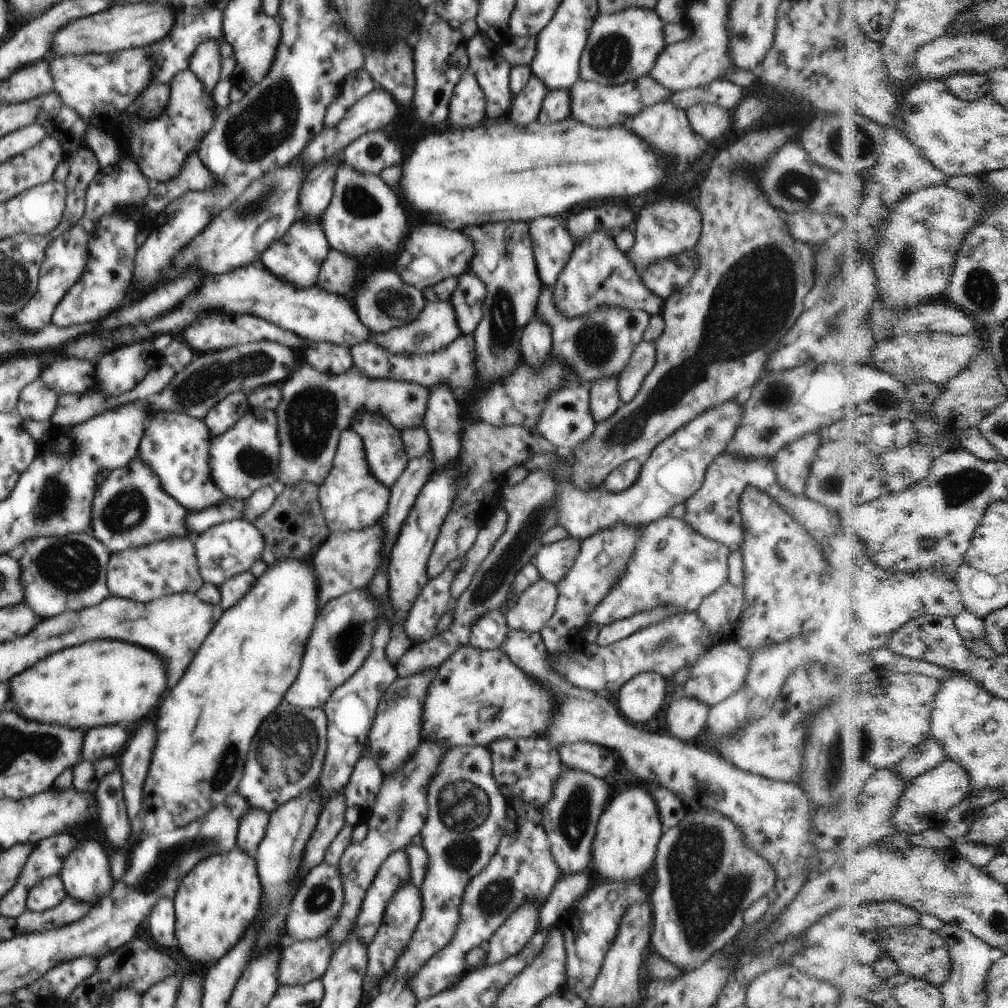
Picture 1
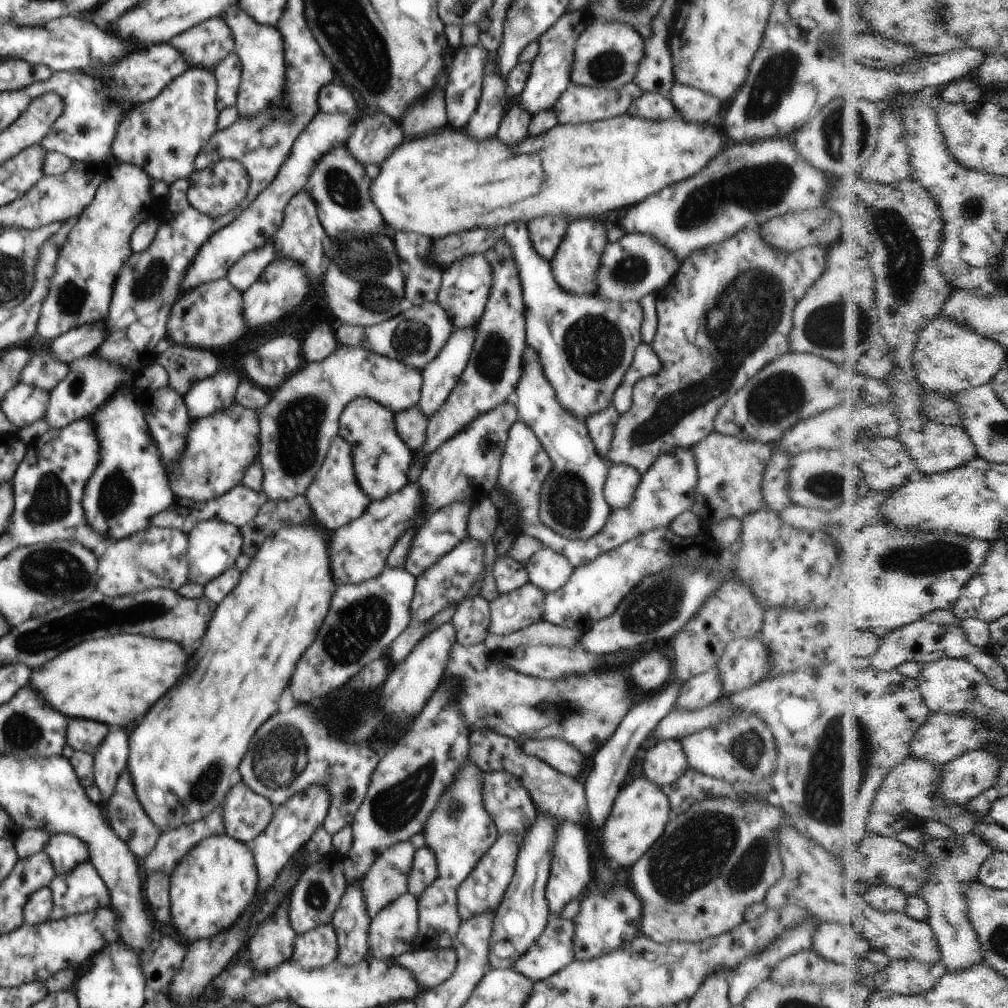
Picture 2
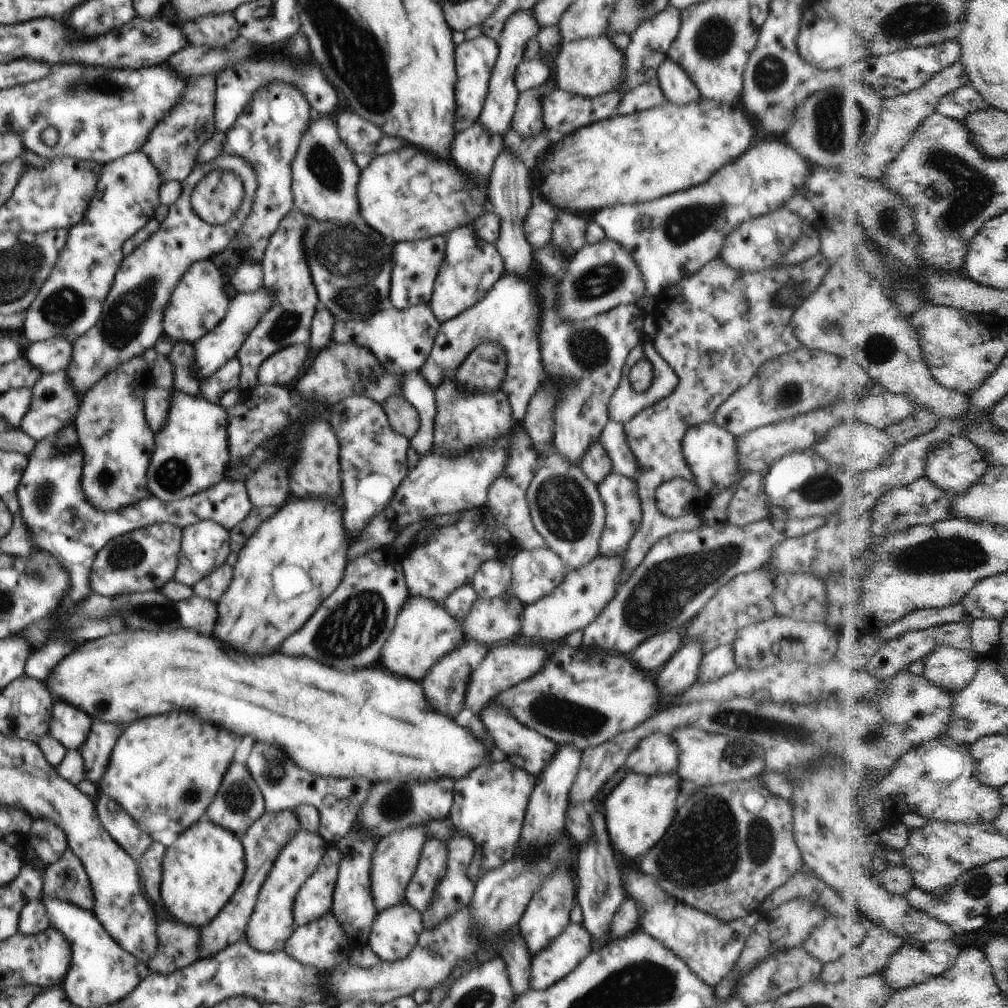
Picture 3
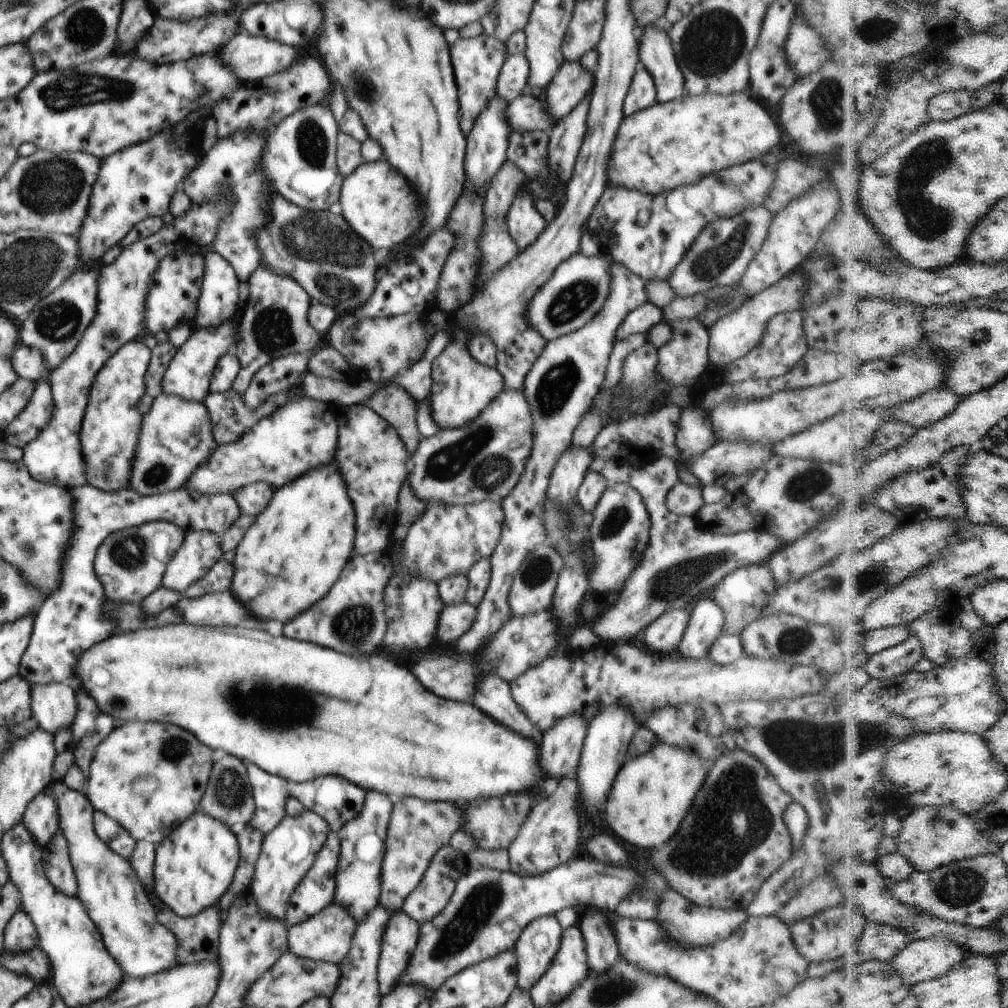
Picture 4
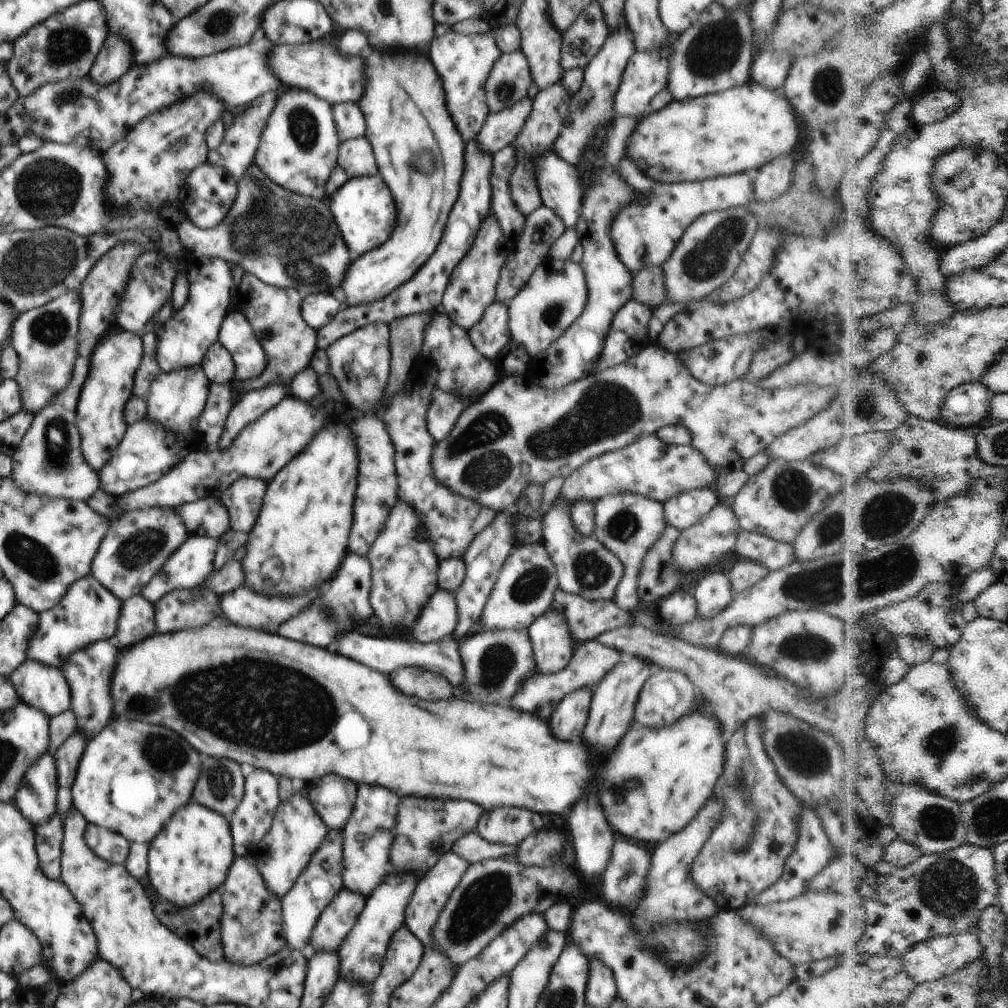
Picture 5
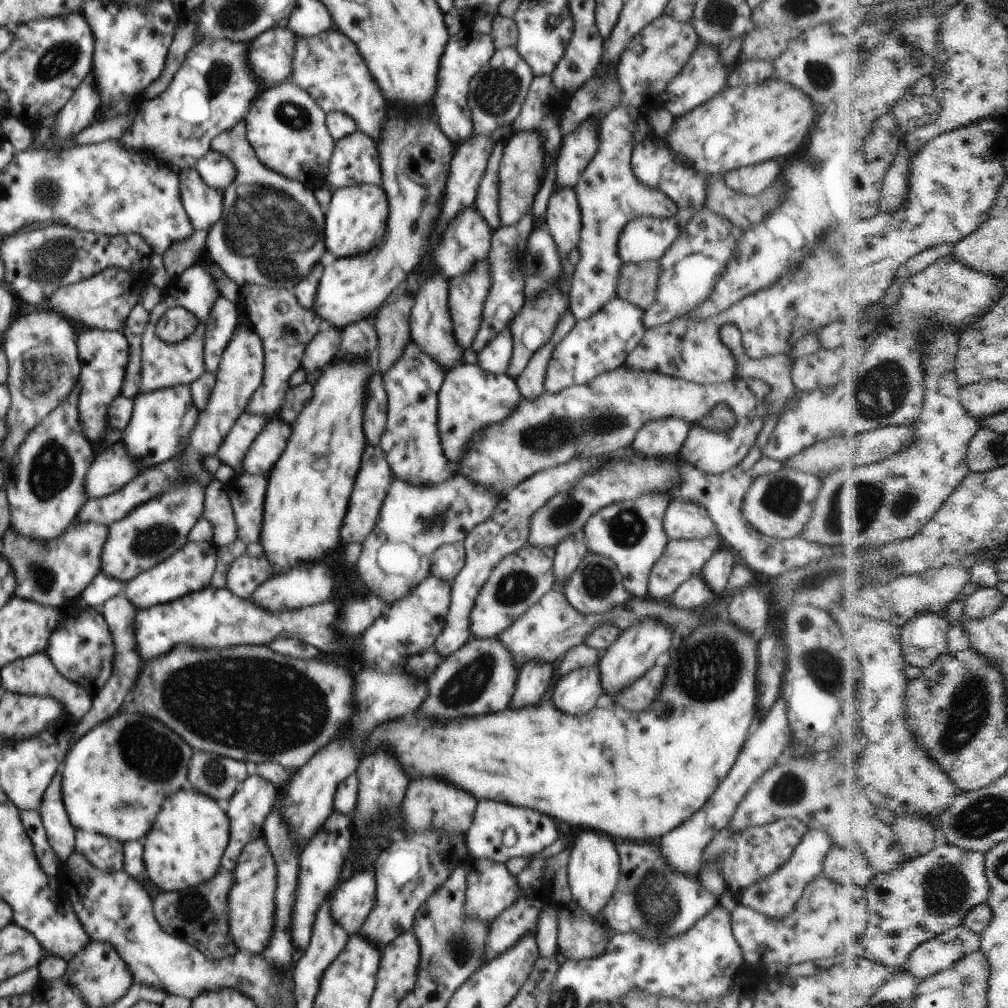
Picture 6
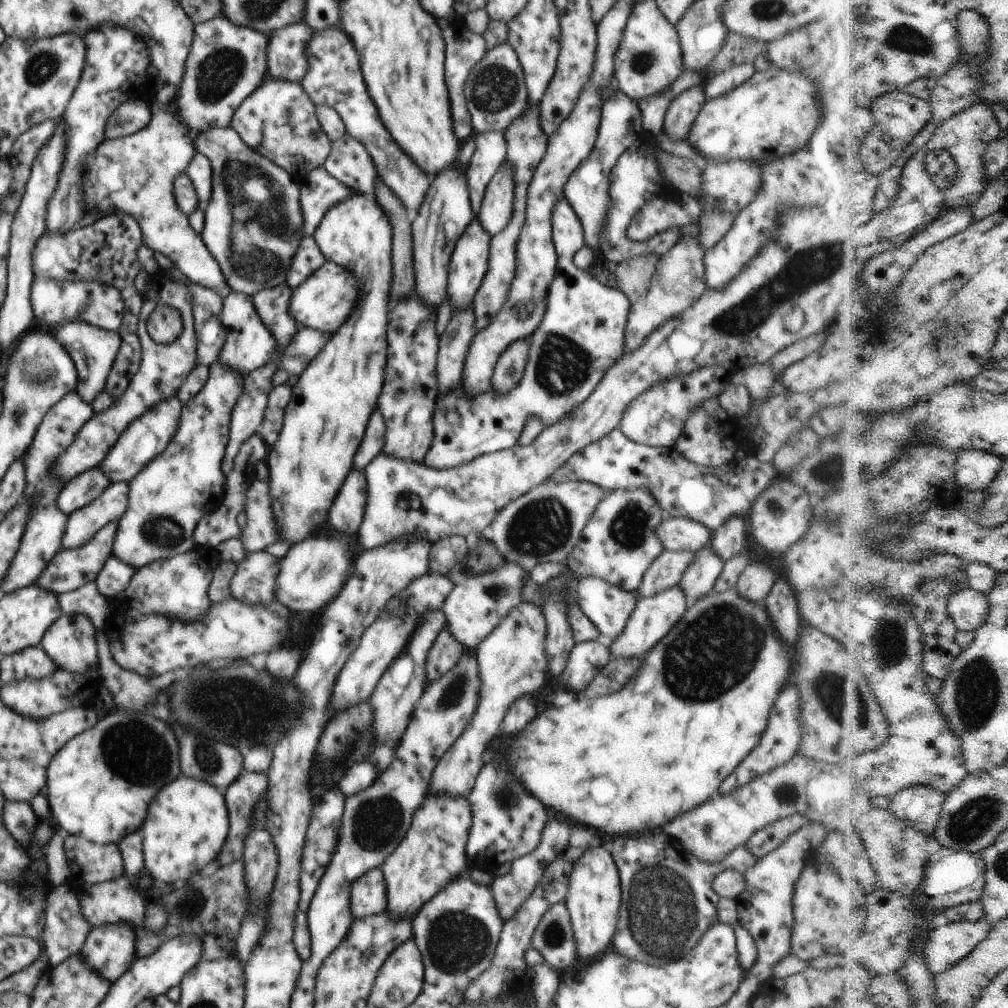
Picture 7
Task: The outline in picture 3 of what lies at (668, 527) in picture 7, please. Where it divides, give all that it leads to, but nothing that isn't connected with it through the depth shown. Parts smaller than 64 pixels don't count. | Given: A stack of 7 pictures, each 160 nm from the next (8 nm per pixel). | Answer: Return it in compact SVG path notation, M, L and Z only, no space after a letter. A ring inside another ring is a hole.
M684 478L668 480L656 490L656 507L670 518L687 514L702 516L710 504L711 498L706 497L695 482Z

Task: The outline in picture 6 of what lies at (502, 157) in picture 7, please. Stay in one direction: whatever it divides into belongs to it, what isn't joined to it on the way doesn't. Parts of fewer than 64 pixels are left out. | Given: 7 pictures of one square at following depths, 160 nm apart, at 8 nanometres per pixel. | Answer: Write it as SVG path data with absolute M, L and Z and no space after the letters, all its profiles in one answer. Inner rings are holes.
M504 141L494 144L494 152L488 160L488 168L484 172L484 178L480 180L480 188L476 196L476 208L490 224L493 232L502 227L498 218L498 164L502 158L502 144Z

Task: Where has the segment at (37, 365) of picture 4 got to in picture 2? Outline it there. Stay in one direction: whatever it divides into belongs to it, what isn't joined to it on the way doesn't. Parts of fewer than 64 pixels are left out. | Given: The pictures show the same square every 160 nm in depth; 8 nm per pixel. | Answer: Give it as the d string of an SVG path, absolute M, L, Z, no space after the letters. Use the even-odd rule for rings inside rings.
M104 321L86 323L55 338L52 342L52 352L62 362L70 364L80 356L95 354L98 346L104 342L104 336L106 336Z

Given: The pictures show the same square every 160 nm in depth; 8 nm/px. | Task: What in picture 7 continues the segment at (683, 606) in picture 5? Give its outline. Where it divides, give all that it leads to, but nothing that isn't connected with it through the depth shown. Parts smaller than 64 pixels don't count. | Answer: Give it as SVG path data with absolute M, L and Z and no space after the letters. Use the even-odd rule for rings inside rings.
M710 545L695 552L694 558L678 584L685 594L688 607L714 592L724 564L724 561L711 550Z

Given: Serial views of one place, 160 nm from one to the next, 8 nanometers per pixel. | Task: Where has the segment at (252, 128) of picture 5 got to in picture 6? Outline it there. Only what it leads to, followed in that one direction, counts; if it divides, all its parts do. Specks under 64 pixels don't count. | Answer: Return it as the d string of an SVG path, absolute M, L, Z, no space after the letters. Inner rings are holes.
M208 152L198 164L198 174L204 178L204 182L216 190L224 190L228 184L232 184L236 176L236 166L226 156L220 156L218 152Z

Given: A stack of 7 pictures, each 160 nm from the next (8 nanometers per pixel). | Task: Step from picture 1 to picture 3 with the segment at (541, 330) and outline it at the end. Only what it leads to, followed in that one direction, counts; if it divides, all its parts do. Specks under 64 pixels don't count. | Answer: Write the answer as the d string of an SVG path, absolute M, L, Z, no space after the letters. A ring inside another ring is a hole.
M552 444L527 489L528 512L534 530L546 540L547 547L565 562L569 572L586 568L598 555L598 542L604 532L606 512L596 484L588 480L580 466L572 466Z

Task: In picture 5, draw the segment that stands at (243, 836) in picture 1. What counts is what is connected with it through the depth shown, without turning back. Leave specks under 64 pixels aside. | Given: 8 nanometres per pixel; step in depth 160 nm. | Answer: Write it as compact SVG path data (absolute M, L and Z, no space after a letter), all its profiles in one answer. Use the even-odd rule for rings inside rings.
M204 756L192 798L230 822L245 791L245 777L240 765L234 760L216 760Z

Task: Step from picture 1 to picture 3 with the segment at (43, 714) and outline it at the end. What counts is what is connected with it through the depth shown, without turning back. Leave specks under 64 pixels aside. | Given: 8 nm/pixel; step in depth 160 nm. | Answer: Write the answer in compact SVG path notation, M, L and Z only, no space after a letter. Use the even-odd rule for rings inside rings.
M194 630L128 632L128 634L110 634L106 638L88 640L80 643L80 646L74 652L70 652L68 656L64 656L64 660L52 670L52 676L48 676L48 680L44 684L47 690L54 695L54 698L68 700L69 704L74 704L76 708L80 708L85 714L88 714L90 719L114 722L114 724L130 724L130 722L136 722L136 720L146 718L146 716L156 716L156 714L164 714L164 712L170 712L170 710L182 710L182 708L192 710L192 706L194 706L194 712L208 722L220 724L220 726L228 728L230 732L236 732L236 734L242 734L242 736L254 736L256 740L266 740L266 742L272 742L272 744L280 746L290 758L294 758L294 762L300 766L300 770L320 777L358 778L360 776L360 778L368 778L370 782L380 782L380 780L436 780L436 778L442 778L442 776L462 778L470 770L474 770L476 766L484 764L484 756L486 756L486 748L482 744L478 744L468 734L468 730L464 730L462 726L458 726L456 722L452 722L450 718L446 718L444 714L438 714L436 710L432 710L428 706L422 688L412 680L406 680L406 678L400 678L400 676L394 676L394 674L386 674L380 668L336 670L336 668L322 666L322 664L318 664L310 658L288 658L280 652L276 652L274 656L270 654L270 656L264 656L264 658L260 658L260 656L250 658L246 654L226 652L214 638L204 638L204 636L196 634ZM368 698L372 698L372 702L374 702L372 706L366 704Z

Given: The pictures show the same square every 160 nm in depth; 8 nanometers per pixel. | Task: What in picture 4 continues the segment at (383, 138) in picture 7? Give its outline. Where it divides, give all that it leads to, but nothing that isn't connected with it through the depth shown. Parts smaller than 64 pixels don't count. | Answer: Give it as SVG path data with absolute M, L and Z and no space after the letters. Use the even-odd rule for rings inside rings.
M238 32L218 56L242 80L260 80L288 68L296 60L292 46L262 36L254 38L246 32Z

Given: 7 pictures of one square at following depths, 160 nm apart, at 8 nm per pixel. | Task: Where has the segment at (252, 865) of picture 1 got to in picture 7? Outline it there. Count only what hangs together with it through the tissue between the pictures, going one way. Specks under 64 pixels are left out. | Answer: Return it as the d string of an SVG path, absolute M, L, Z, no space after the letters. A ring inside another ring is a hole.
M178 778L158 792L144 820L144 867L154 880L185 883L218 858L226 836L229 816L224 796L215 786L194 778Z

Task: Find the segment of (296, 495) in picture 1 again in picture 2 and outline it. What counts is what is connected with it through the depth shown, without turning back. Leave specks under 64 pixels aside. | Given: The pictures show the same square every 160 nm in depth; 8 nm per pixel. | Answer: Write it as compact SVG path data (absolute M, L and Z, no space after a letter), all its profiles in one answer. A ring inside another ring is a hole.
M298 495L290 500L266 500L257 515L248 524L240 527L243 538L242 553L253 557L261 544L276 534L276 530L282 528L280 524L290 526L292 524L302 524L312 516L307 498Z

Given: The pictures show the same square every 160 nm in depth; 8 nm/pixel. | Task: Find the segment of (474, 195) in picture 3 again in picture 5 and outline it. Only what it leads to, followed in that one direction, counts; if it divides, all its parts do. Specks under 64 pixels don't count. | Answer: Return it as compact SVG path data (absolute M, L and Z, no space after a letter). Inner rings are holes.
M379 172L349 178L329 196L329 207L340 232L344 234L344 242L354 258L384 244L396 226L394 198Z

